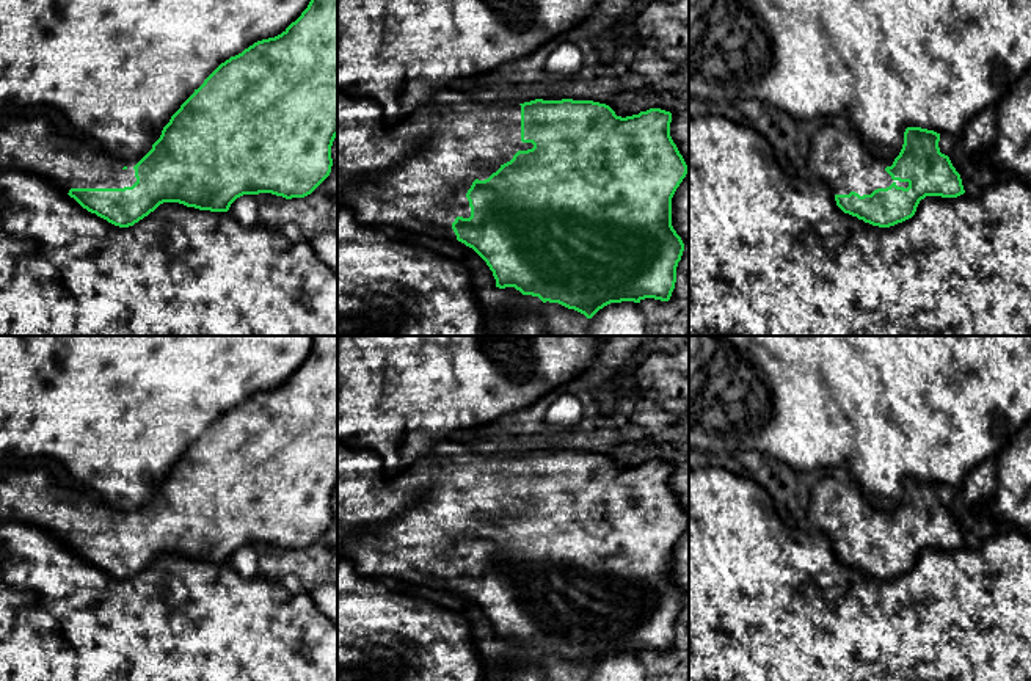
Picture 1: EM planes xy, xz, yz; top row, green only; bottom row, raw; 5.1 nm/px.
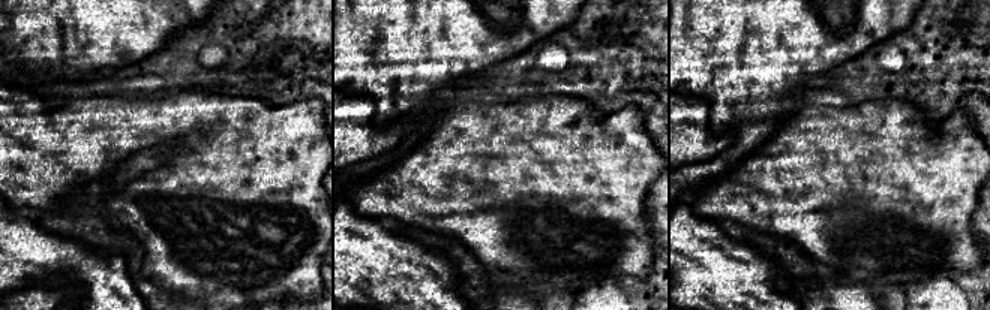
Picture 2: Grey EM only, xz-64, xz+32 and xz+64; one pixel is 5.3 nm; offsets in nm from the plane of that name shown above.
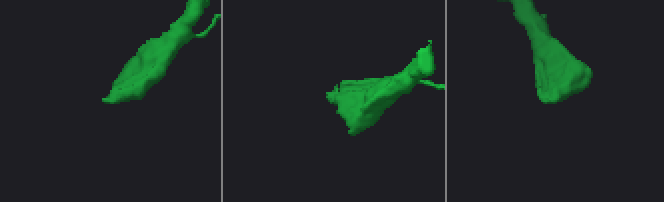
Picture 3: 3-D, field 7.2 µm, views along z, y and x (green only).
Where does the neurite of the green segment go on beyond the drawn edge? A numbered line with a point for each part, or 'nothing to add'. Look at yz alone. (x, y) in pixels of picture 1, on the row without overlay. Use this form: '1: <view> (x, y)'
1: yz (837, 509)

